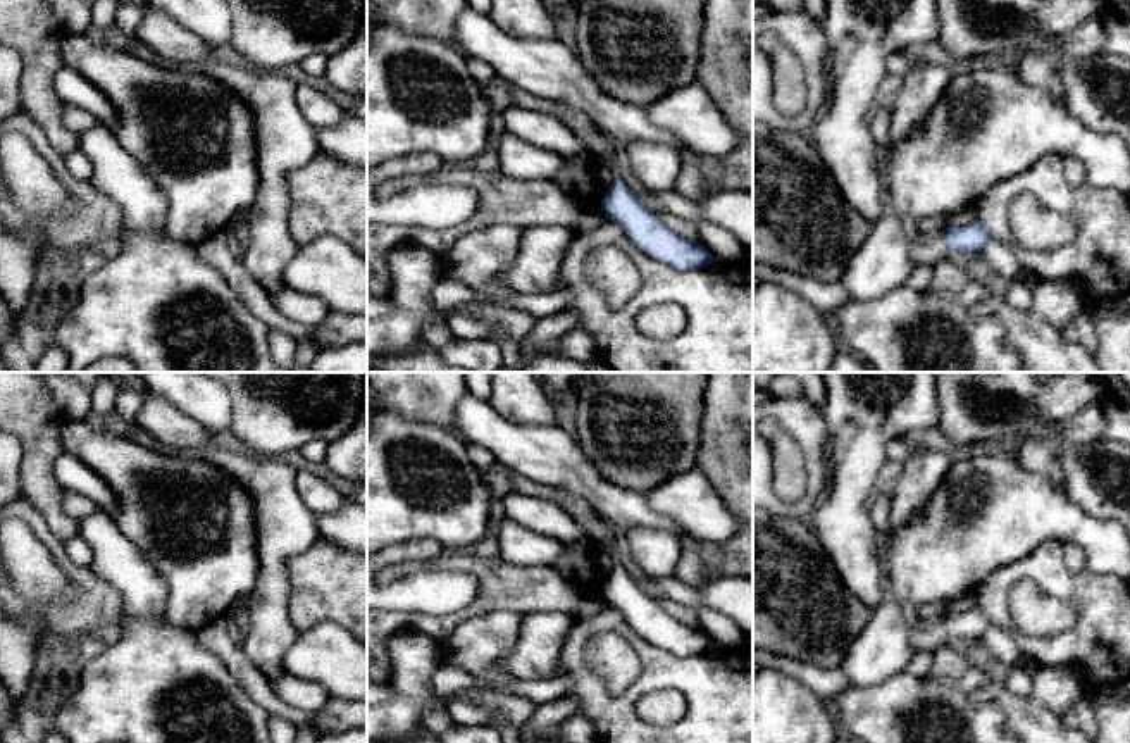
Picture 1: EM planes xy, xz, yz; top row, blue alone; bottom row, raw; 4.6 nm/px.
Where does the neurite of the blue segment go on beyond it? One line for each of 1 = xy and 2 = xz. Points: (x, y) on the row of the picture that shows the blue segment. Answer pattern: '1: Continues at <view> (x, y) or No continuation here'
1: No continuation here
2: No continuation here

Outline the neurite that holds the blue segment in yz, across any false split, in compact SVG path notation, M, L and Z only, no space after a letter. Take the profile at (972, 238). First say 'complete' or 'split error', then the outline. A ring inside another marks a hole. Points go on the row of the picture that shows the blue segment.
split error; M977 219L972 224L961 228L946 228L944 234L911 234L908 243L908 255L915 265L934 265L946 248L959 250L978 259L990 240L992 238L989 231Z

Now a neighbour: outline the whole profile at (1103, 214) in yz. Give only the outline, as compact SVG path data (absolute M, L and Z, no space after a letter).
M1065 155L1040 157L1025 172L989 188L977 205L978 221L992 240L1008 243L1021 269L1046 281L1073 281L1085 293L1083 310L1096 322L1099 348L1094 355L1101 372L1130 372L1130 315L1121 315L1116 302L1130 293L1130 200L1114 188L1096 184L1073 184L1066 178ZM1021 193L1030 193L1049 210L1077 217L1077 233L1068 241L1049 250L1027 250L1020 247L1009 226L1009 203Z

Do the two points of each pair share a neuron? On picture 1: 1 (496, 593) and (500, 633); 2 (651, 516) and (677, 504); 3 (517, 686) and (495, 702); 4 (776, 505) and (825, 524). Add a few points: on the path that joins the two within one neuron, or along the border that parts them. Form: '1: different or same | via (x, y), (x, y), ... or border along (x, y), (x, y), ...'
1: different | border along (524, 612), (486, 611), (469, 616), (460, 624)
2: different | border along (645, 493), (657, 511), (669, 514), (691, 536)
3: different | border along (469, 686), (512, 692), (526, 697), (534, 705)
4: different | border along (829, 473), (825, 492), (812, 511)

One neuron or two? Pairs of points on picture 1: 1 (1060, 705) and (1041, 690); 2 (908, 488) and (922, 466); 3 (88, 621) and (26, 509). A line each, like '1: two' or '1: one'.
1: one
2: one
3: one

